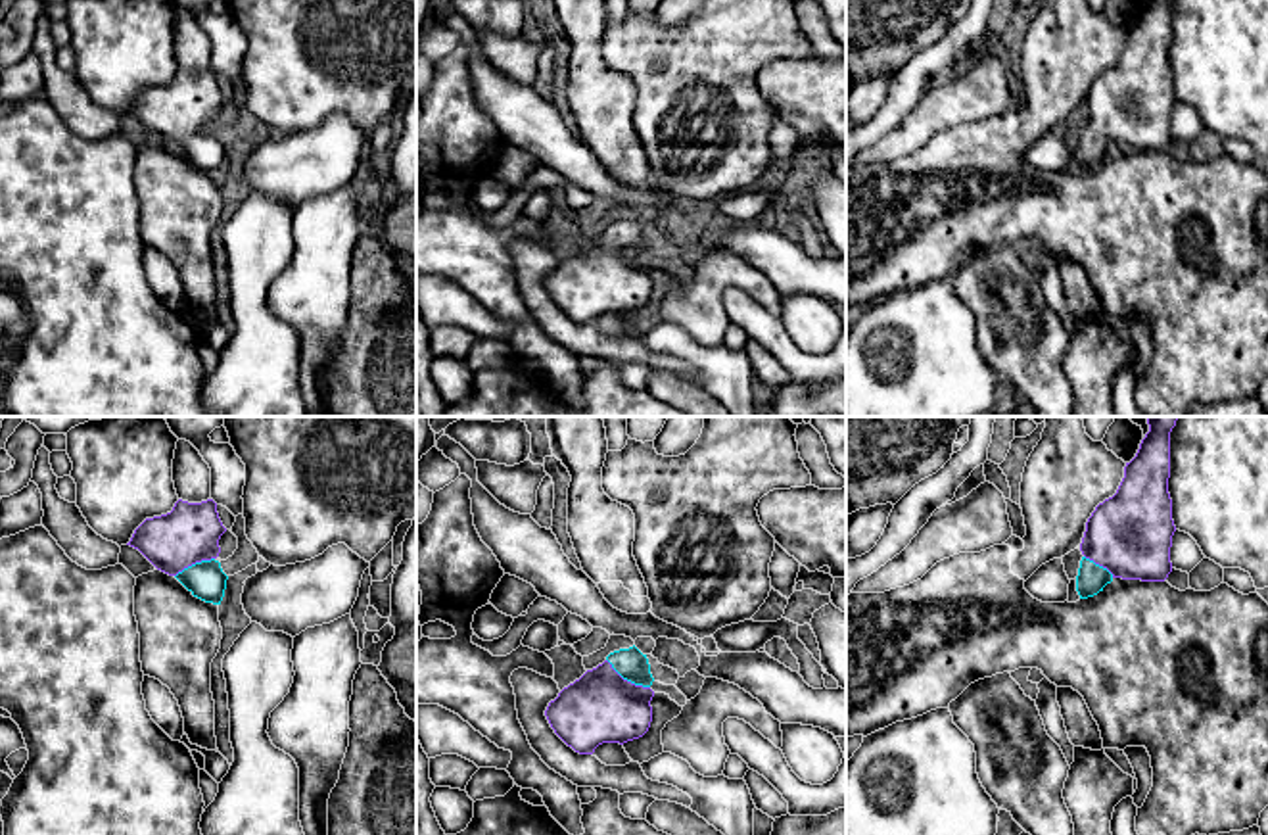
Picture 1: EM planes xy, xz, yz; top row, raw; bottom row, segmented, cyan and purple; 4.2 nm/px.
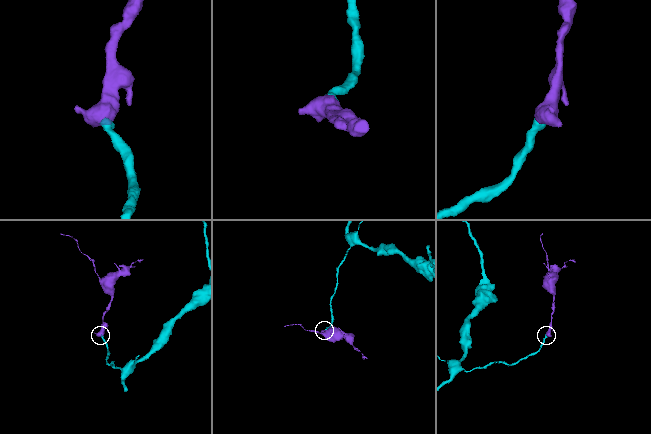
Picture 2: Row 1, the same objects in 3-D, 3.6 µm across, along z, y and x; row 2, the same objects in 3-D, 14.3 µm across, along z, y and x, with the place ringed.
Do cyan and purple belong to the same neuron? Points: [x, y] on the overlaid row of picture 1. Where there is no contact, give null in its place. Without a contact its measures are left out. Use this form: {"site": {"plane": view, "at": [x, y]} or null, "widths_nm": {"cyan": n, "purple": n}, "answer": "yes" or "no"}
{"site": {"plane": "xz", "at": [628, 680]}, "widths_nm": {"cyan": 140, "purple": 300}, "answer": "yes"}

